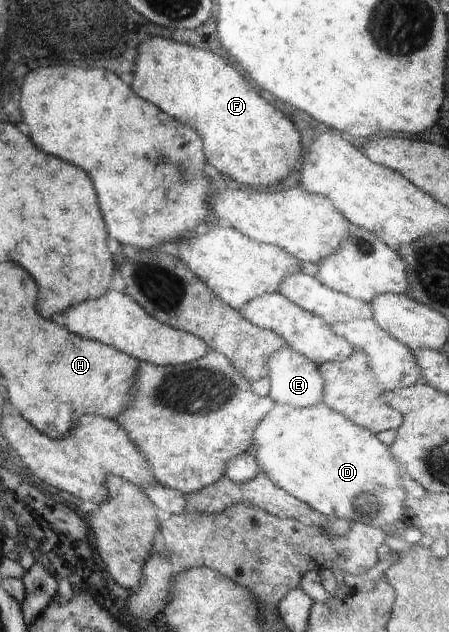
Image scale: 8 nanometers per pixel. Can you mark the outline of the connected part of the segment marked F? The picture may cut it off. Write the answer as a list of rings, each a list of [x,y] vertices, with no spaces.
[[[149,38],[137,46],[137,62],[131,88],[143,100],[153,102],[157,108],[173,116],[179,124],[191,126],[203,140],[203,152],[209,164],[213,164],[225,176],[251,186],[271,186],[285,180],[299,160],[299,132],[295,126],[269,102],[259,98],[257,90],[221,56],[205,50],[191,48],[167,38]]]

